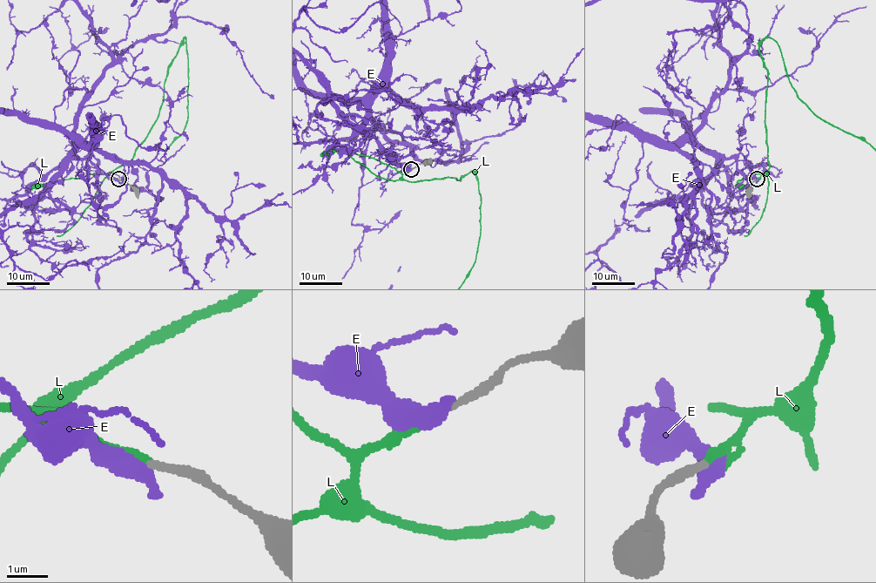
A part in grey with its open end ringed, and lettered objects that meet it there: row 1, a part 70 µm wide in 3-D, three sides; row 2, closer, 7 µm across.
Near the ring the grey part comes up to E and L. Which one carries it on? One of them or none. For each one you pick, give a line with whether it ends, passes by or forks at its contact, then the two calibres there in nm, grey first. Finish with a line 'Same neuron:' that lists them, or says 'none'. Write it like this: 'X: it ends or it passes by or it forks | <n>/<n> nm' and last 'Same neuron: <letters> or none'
L: it ends | 200/200 nm
Same neuron: L

